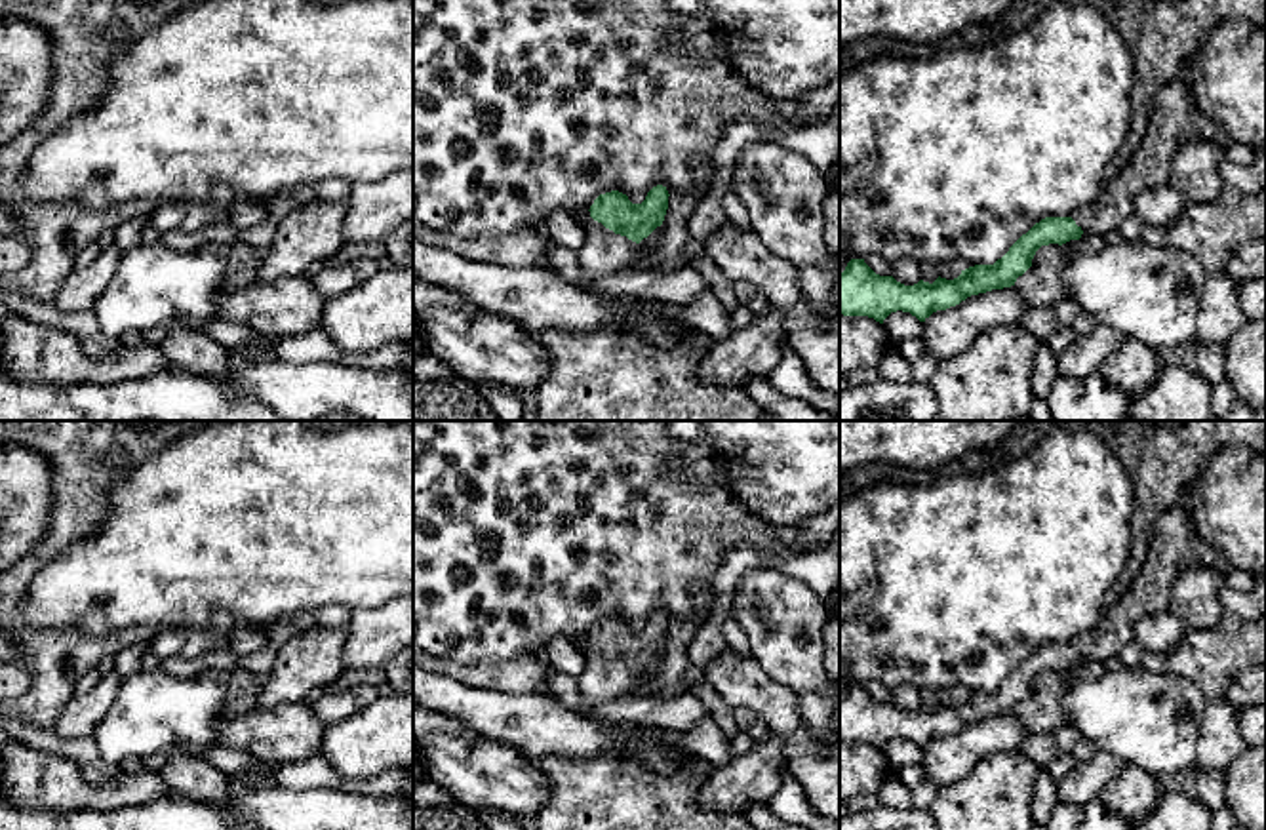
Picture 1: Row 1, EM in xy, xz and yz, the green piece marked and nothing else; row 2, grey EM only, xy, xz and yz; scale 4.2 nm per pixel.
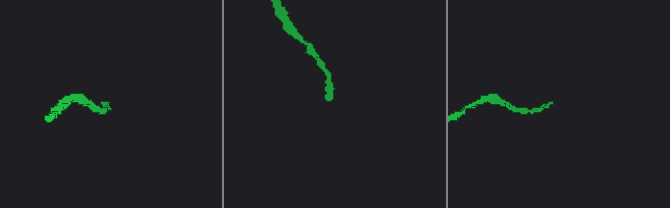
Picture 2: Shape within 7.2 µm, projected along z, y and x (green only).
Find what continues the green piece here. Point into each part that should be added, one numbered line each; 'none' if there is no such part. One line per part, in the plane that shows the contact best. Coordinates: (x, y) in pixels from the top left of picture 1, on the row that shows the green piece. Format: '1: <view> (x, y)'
1: xz (604, 254)

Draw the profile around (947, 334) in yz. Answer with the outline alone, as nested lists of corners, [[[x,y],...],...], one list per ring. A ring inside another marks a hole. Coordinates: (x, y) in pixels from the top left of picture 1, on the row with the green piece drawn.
[[[1011,286],[971,295],[956,306],[937,310],[923,322],[923,352],[939,362],[963,352],[984,329],[1015,326],[1026,314],[1028,305]]]

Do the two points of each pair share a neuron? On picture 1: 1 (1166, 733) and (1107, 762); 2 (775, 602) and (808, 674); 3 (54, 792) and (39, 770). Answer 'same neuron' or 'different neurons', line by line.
1: different neurons
2: same neuron
3: same neuron

